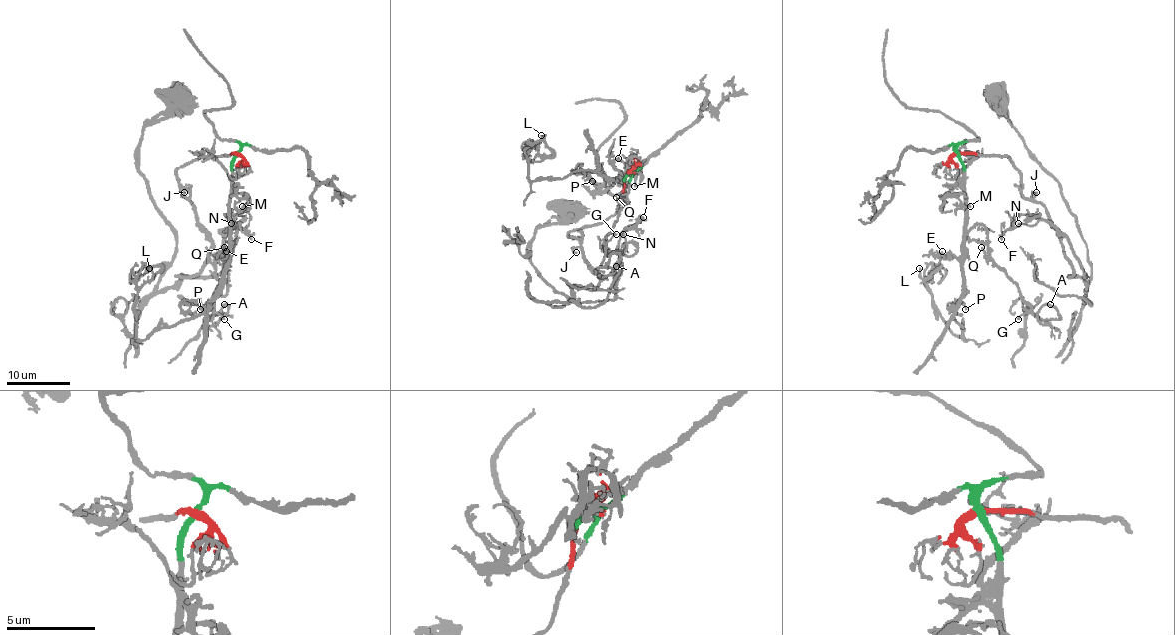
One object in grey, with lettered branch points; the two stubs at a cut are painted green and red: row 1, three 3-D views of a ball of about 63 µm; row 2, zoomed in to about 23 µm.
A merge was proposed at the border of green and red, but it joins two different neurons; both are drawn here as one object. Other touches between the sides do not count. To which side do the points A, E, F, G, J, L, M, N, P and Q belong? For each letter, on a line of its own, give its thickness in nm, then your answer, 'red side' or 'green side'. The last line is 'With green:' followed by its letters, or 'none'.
A: 260 nm | green side
E: 140 nm | green side
F: 110 nm | red side
G: 150 nm | green side
J: 160 nm | red side
L: 120 nm | green side
M: 110 nm | green side
N: 140 nm | red side
P: 140 nm | green side
Q: 150 nm | green side
With green: A, E, G, L, M, P, Q

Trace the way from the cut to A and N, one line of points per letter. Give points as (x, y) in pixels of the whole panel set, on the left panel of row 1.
A: (237, 154), (231, 168), (229, 227), (236, 227), (233, 256), (217, 284), (213, 316), (206, 319), (225, 305)
N: (236, 154), (177, 170), (210, 243), (201, 270), (182, 278), (223, 268), (231, 222)

